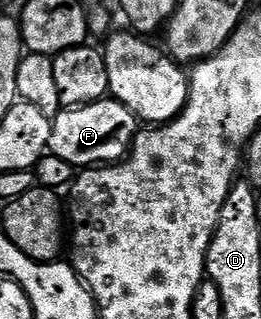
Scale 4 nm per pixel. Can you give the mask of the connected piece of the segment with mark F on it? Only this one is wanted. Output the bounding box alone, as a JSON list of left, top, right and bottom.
[50,98,140,166]

